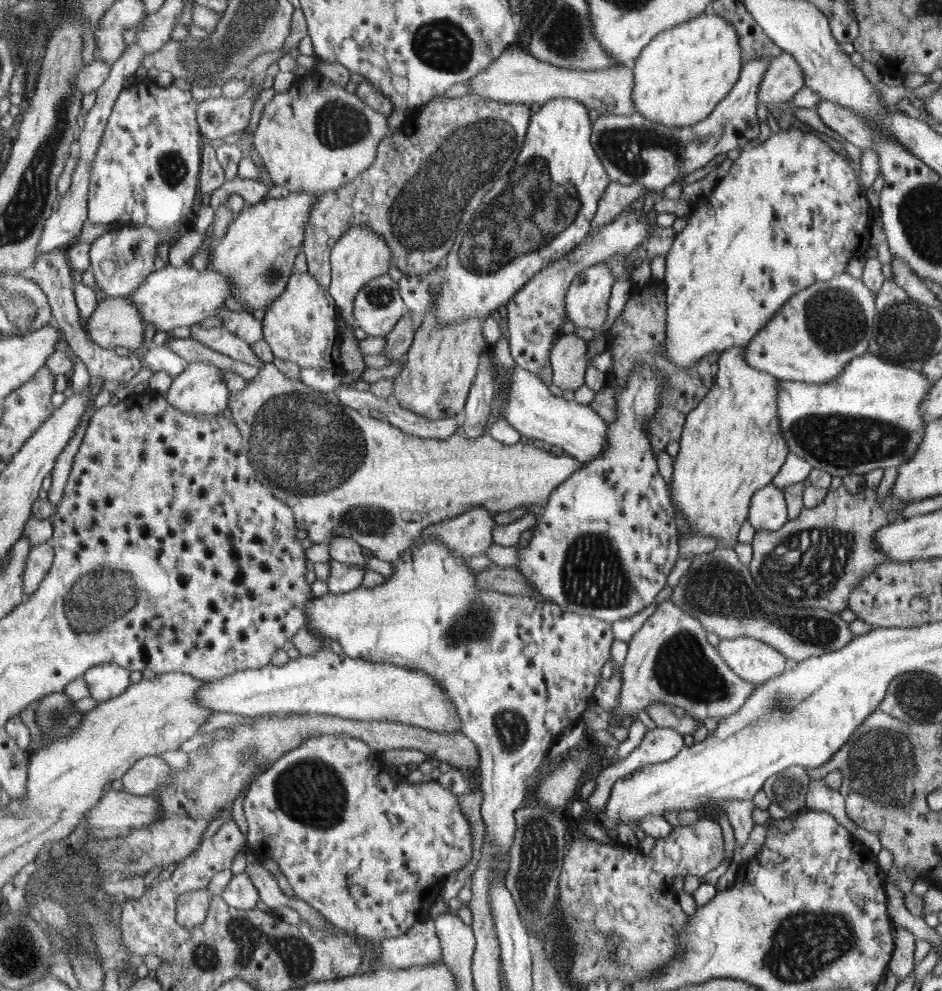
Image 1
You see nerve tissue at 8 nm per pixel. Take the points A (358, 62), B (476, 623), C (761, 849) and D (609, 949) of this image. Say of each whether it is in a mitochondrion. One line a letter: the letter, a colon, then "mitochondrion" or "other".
A: other
B: mitochondrion
C: other
D: mitochondrion

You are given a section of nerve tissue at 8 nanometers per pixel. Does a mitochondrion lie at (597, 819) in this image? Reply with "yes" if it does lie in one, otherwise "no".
no

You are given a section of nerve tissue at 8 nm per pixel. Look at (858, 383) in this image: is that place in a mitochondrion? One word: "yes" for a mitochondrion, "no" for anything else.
no

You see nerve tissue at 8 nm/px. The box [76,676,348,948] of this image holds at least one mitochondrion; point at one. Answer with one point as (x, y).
(131, 859)

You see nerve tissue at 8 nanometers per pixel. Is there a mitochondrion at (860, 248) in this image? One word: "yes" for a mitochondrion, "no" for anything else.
no

